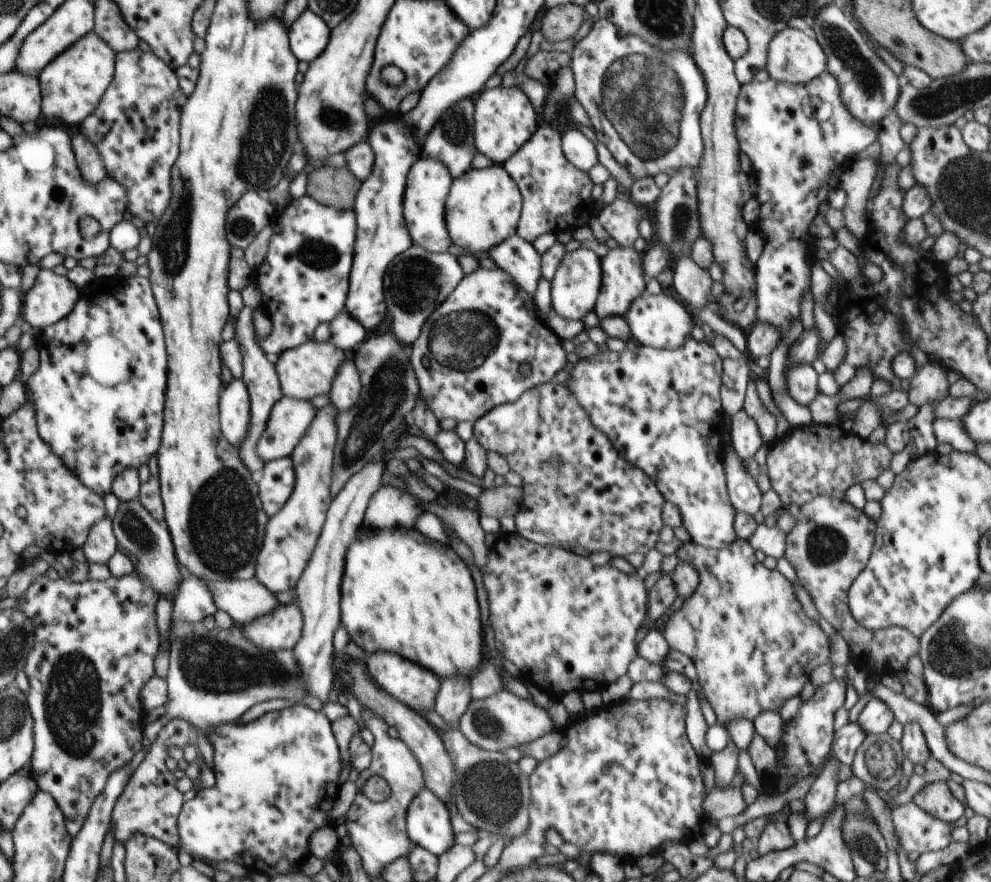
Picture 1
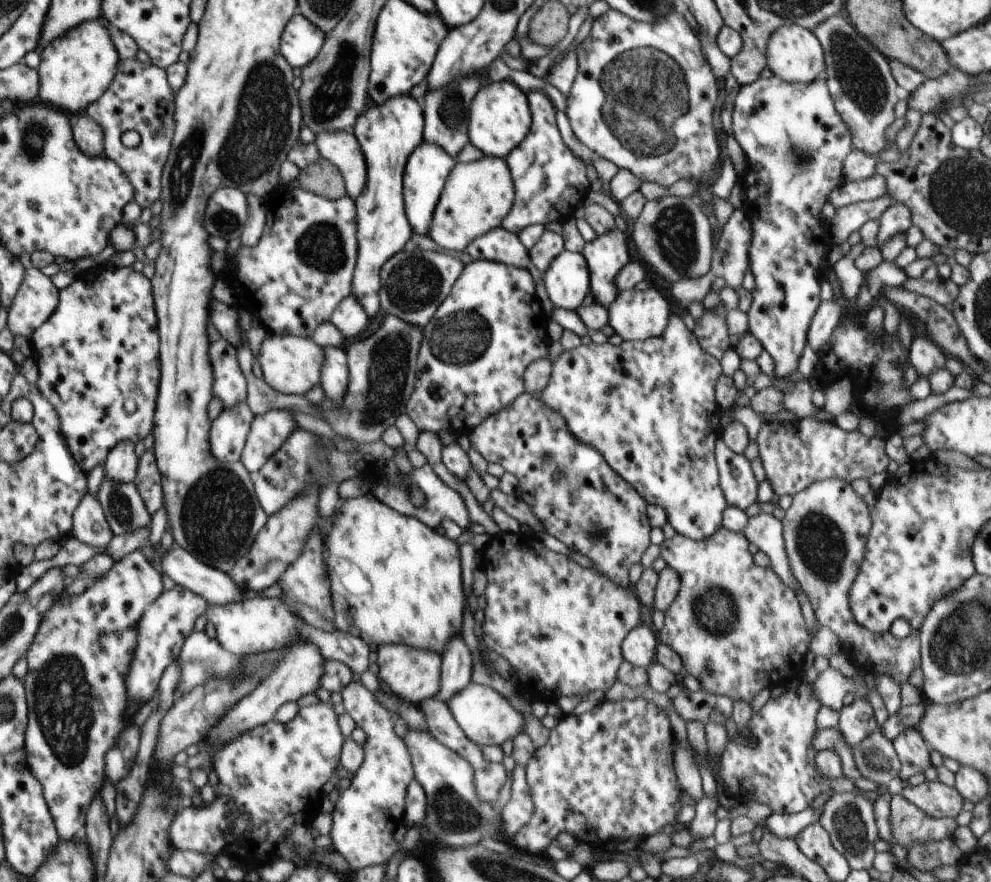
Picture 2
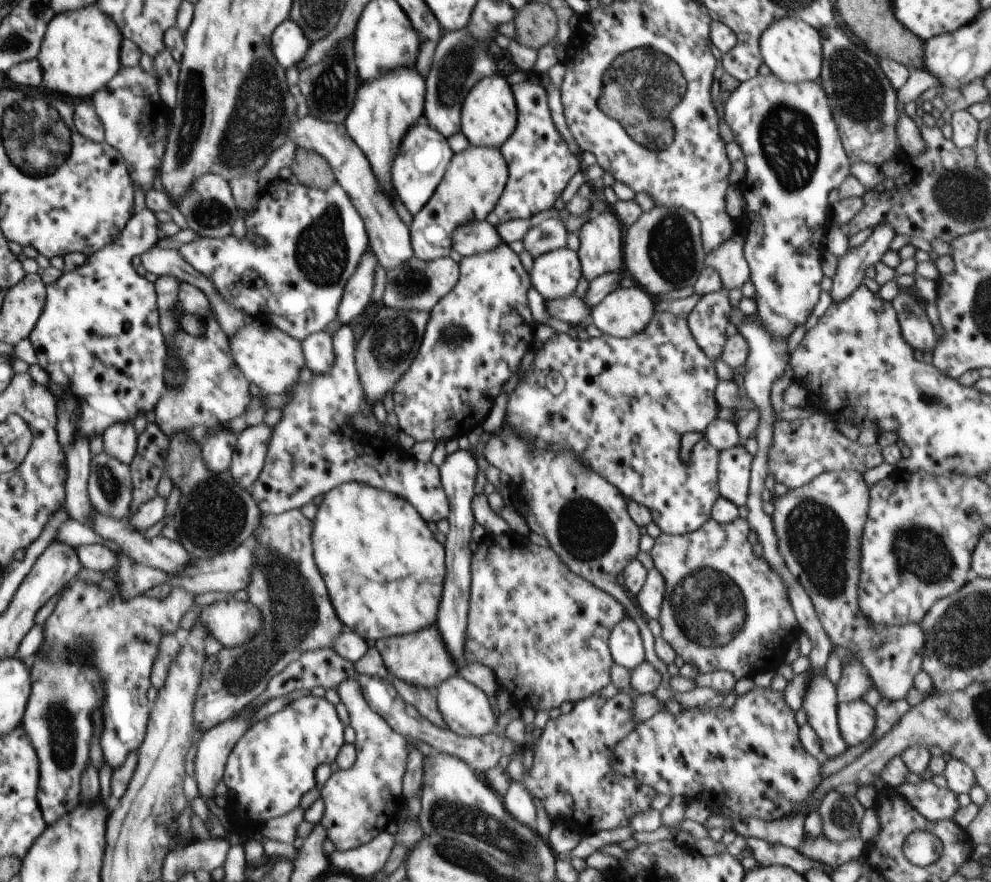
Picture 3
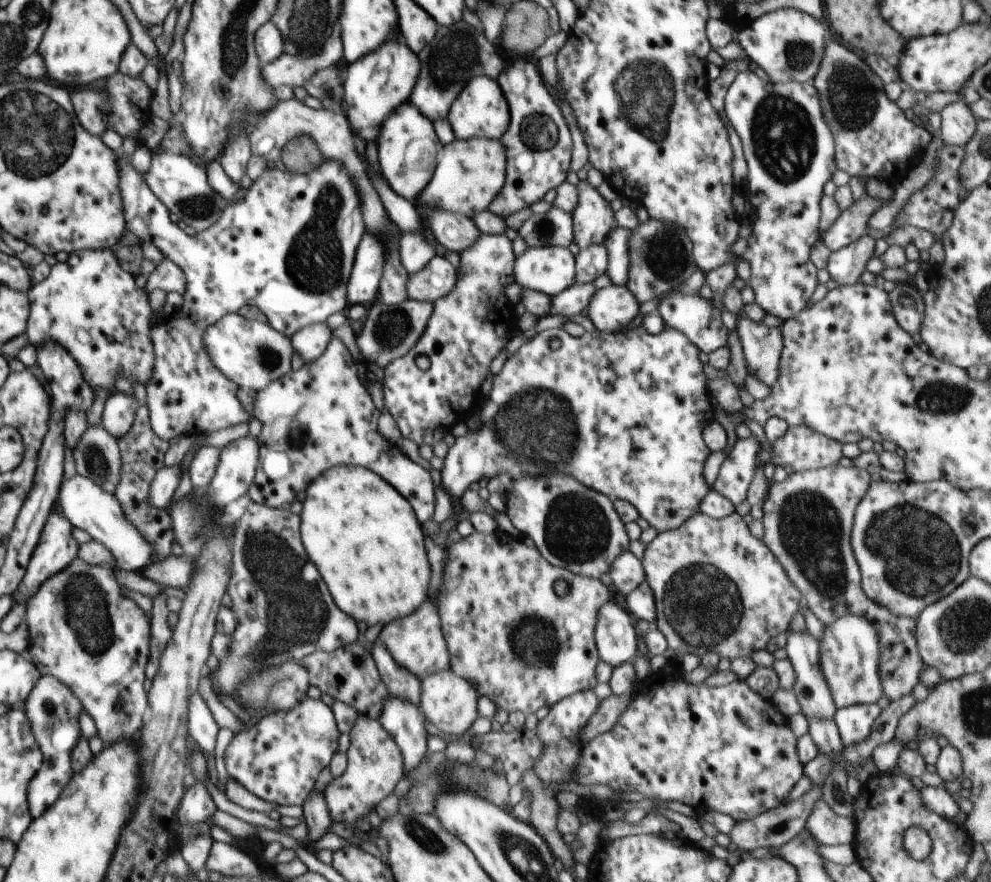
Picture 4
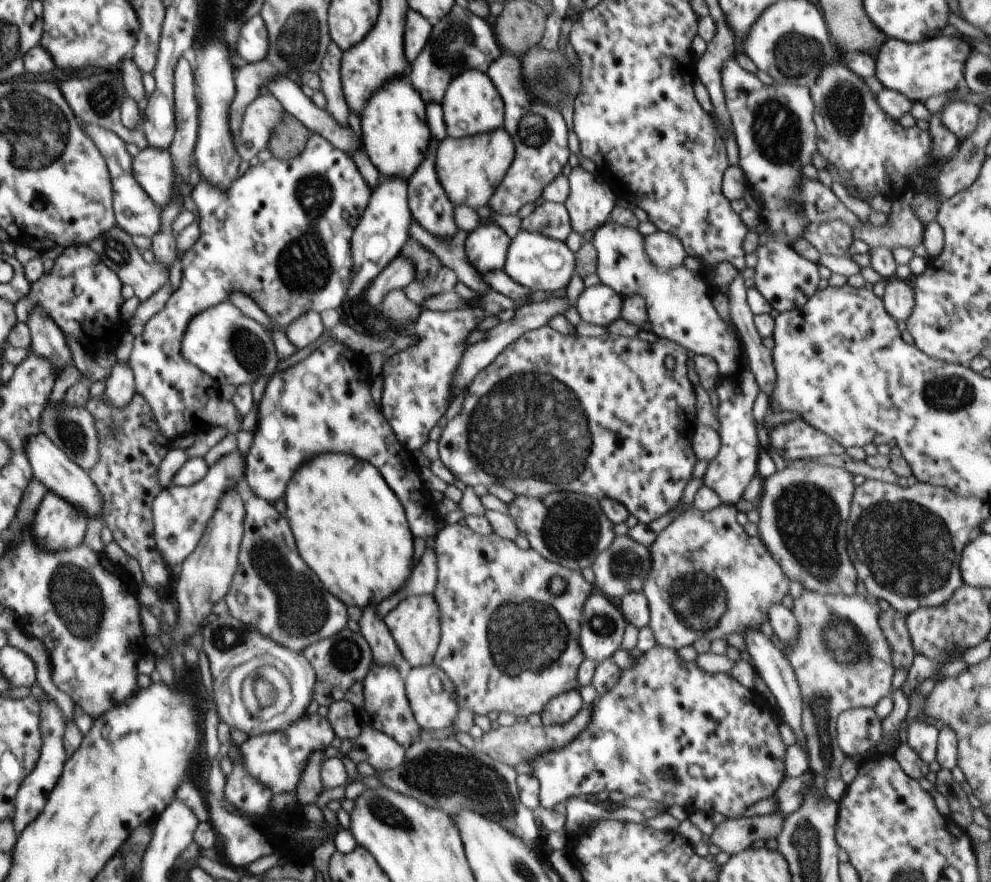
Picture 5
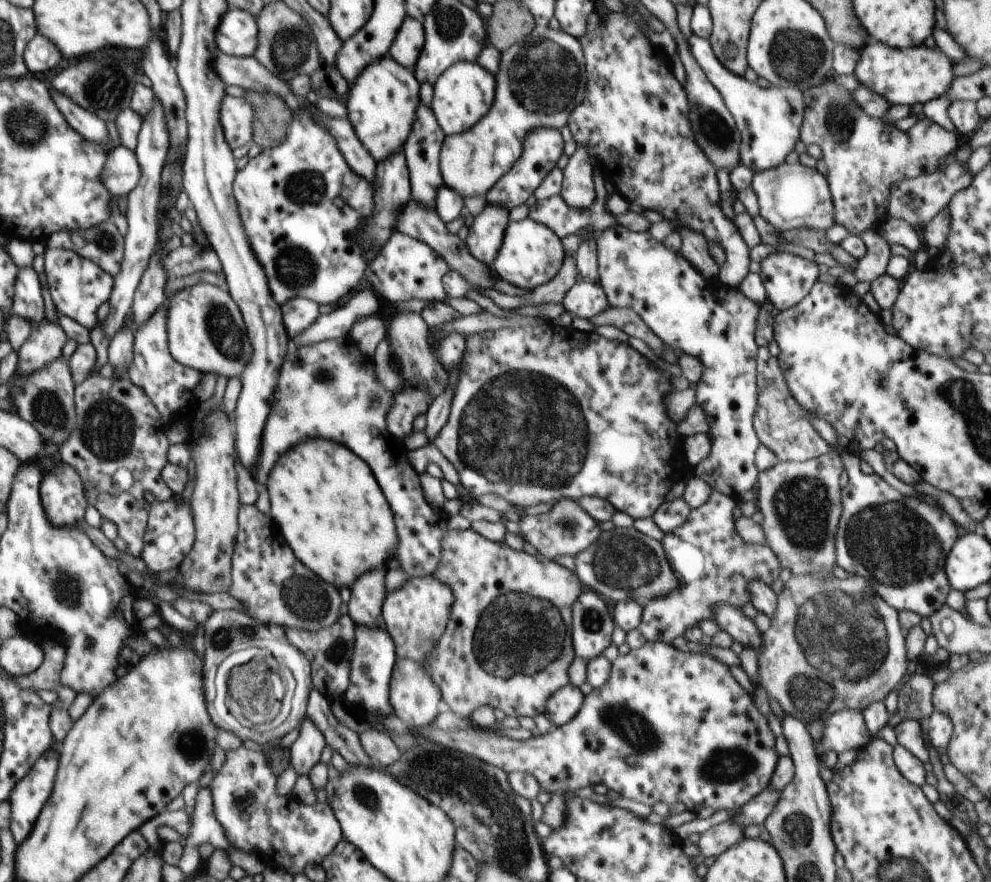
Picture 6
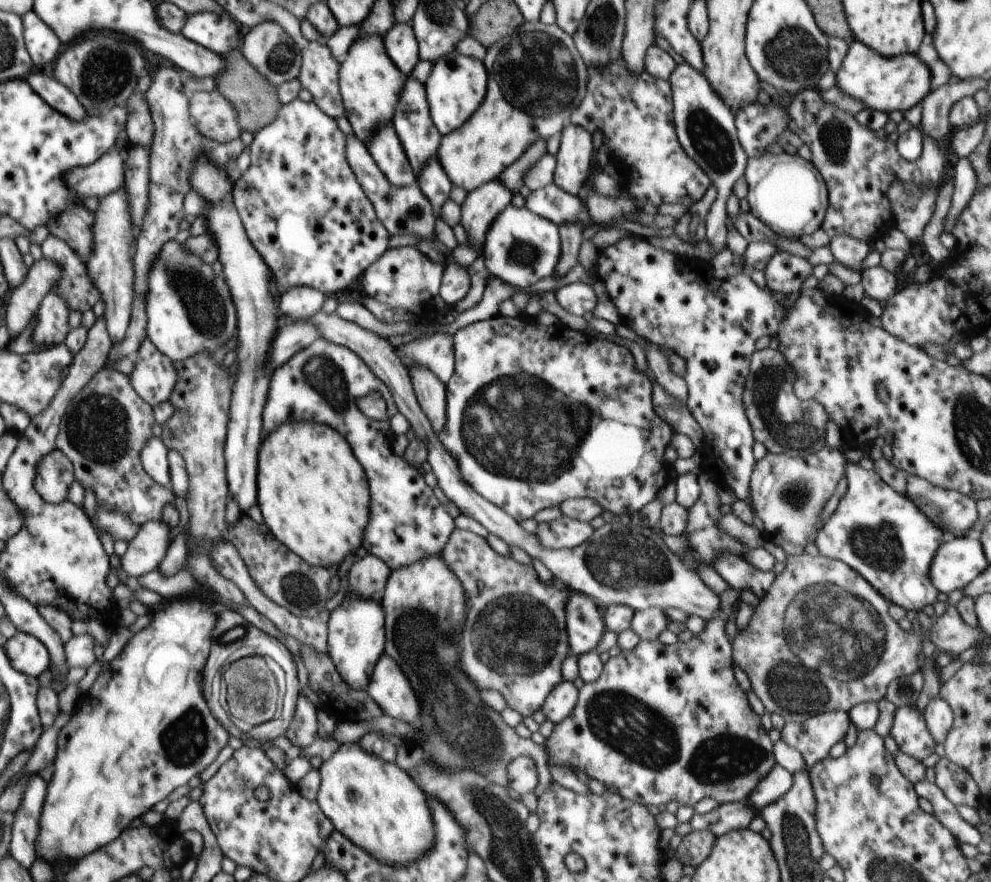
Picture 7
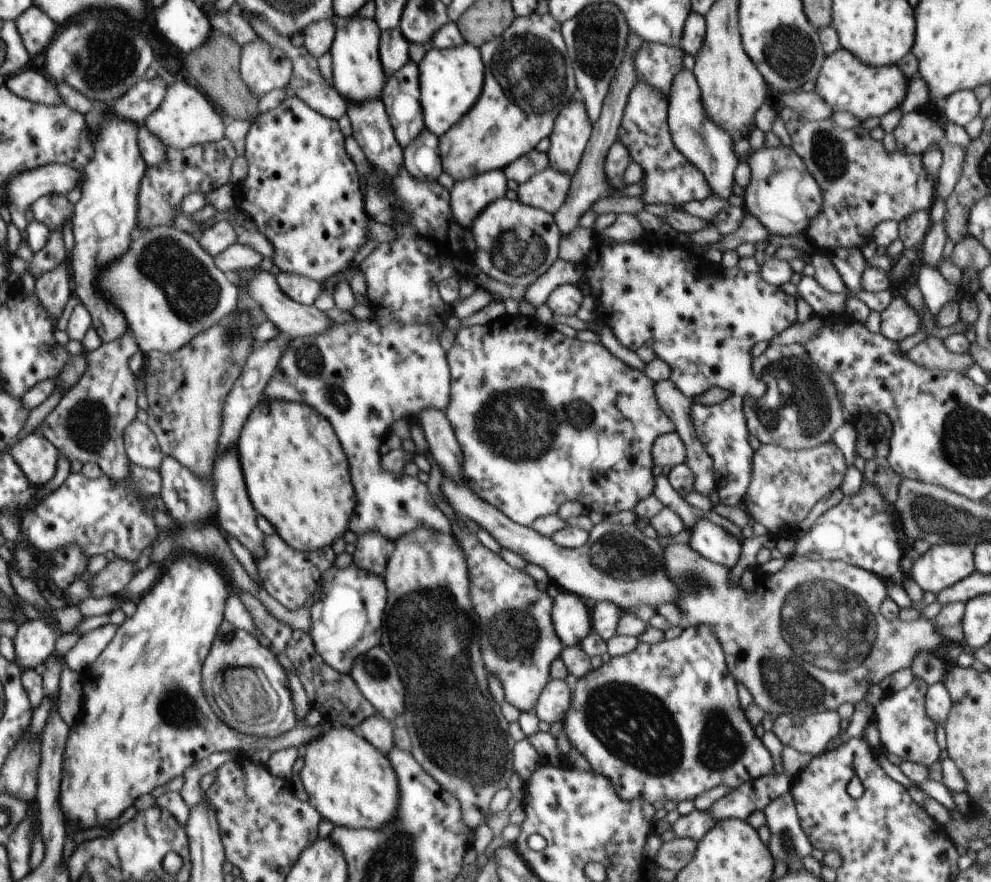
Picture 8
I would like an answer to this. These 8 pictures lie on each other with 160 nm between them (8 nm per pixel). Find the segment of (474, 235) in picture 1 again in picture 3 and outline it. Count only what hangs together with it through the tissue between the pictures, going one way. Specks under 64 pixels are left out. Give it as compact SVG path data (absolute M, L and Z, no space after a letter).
M471 145L454 154L434 195L408 225L413 255L424 262L447 257L452 249L452 232L471 221L486 221L498 205L508 178L507 163L499 149Z

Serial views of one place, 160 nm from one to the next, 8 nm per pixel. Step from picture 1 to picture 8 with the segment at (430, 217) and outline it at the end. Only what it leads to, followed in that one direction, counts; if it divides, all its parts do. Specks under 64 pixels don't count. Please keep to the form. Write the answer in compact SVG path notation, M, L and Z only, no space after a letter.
M356 15L348 20L338 21L332 43L331 61L333 66L333 87L345 100L363 103L370 99L380 99L387 76L379 55L381 31L374 19L362 19Z

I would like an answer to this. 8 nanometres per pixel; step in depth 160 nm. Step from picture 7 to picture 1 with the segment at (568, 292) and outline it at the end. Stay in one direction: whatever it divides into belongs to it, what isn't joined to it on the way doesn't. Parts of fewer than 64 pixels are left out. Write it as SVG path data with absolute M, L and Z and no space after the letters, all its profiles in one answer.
M647 291L642 292L642 296L630 302L623 317L628 324L633 341L646 347L667 350L680 348L686 342L686 338L691 336L693 327L698 323L695 316L691 315L680 301L667 296L664 291L656 296Z

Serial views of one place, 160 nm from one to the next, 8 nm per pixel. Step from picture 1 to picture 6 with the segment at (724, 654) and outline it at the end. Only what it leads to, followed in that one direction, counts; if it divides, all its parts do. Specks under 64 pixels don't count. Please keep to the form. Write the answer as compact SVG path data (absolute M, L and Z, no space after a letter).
M713 490L710 498L702 506L691 509L686 522L662 537L660 542L674 576L678 579L678 586L671 590L668 596L650 599L643 607L638 630L648 641L670 645L675 638L683 637L686 630L694 626L700 628L702 620L712 620L715 617L715 607L718 605L730 605L740 610L744 608L748 602L751 602L749 585L754 581L762 581L764 584L771 585L779 578L778 574L782 568L774 551L766 544L744 542L737 533L732 515L733 508L737 504L738 502L732 497Z

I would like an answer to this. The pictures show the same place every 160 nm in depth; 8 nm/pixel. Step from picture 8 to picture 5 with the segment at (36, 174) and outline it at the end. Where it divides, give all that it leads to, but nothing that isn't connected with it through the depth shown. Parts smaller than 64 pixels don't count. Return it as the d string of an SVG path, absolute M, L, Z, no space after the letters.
M148 146L142 149L133 158L133 175L141 183L146 194L161 208L174 202L178 195L182 199L192 197L194 188L191 183L178 187L169 148L162 150Z

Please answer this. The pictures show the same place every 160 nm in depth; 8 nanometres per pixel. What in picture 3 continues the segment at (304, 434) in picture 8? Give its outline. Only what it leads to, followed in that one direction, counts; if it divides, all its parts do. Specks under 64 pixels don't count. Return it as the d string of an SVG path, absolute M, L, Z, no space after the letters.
M342 484L335 487L332 492L328 492L324 496L324 502L320 504L318 508L318 516L313 522L313 532L311 540L313 541L313 558L318 566L318 571L322 578L324 578L324 584L328 588L328 594L330 594L330 600L332 600L332 606L334 611L341 620L344 628L353 631L358 634L364 641L371 643L379 639L386 639L396 637L399 635L408 635L411 633L418 633L420 630L429 628L430 626L437 625L439 605L443 594L443 585L445 580L445 547L438 542L435 538L435 534L430 531L428 524L420 517L420 514L414 509L412 504L405 502L399 497L393 496L388 492L377 490L370 486L364 486L364 484Z

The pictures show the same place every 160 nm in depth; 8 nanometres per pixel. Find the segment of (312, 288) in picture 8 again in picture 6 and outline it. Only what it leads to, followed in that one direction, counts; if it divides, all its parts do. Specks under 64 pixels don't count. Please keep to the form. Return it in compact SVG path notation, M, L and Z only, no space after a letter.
M296 297L281 306L283 325L290 338L301 335L321 315L319 304L304 297Z

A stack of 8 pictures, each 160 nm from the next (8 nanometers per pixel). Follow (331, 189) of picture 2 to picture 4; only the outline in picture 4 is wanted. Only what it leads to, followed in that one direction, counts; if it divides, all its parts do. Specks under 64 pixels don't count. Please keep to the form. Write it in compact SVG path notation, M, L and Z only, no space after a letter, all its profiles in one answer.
M308 135L292 139L283 148L282 158L287 162L288 170L301 175L308 175L326 160L317 144Z

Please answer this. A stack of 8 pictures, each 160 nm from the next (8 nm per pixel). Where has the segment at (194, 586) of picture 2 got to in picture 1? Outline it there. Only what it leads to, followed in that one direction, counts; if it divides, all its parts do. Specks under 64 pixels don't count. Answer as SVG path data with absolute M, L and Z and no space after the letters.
M256 578L202 582L205 582L212 592L217 609L226 612L237 624L254 622L262 616L272 614L280 606L278 598Z

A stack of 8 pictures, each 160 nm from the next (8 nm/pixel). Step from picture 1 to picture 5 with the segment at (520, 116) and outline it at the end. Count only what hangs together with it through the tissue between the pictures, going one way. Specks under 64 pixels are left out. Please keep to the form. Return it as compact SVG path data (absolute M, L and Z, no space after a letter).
M481 70L462 71L448 85L443 101L443 119L445 120L447 136L462 138L482 133L491 133L503 126L505 121L505 104L498 89L487 73Z

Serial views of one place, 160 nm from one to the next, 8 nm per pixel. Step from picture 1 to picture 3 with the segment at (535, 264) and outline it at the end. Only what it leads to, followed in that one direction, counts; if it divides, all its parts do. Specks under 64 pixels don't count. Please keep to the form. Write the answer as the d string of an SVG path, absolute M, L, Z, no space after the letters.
M471 221L458 226L458 229L452 232L450 240L452 240L452 250L462 257L488 252L494 250L498 244L503 244L496 227L487 221Z

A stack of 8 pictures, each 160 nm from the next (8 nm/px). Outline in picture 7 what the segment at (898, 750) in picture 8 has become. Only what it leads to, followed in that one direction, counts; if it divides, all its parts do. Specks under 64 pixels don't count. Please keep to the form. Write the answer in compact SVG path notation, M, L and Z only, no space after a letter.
M916 704L896 709L890 735L903 753L919 761L934 753L936 742Z

